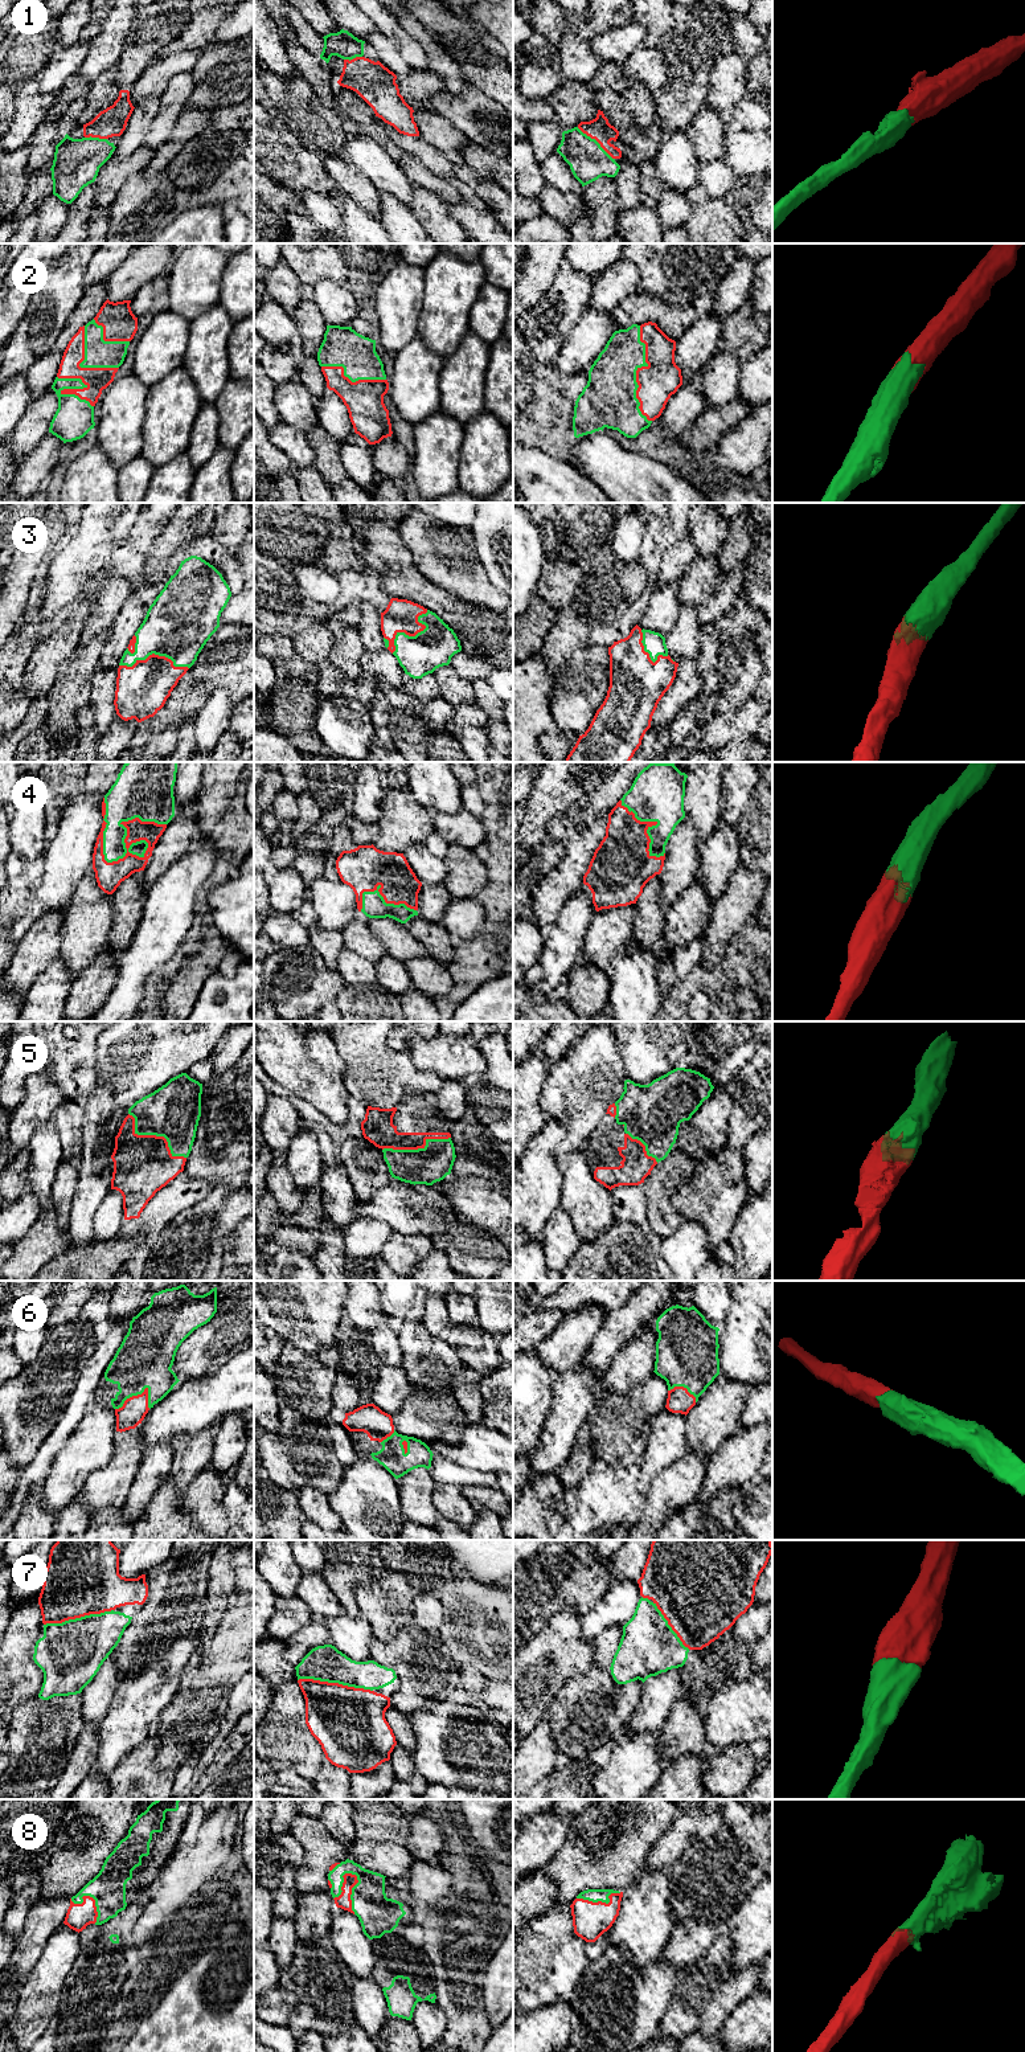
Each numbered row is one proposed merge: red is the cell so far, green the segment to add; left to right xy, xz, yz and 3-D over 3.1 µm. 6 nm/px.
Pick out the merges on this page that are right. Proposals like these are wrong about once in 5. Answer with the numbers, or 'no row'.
1, 2, 3, 4, 5, 6, 7, 8

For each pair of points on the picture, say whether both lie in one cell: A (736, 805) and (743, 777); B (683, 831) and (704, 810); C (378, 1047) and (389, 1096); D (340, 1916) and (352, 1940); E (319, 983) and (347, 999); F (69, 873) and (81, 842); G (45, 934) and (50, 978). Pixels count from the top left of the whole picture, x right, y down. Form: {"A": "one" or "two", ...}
{"A": "one", "B": "two", "C": "one", "D": "one", "E": "two", "F": "one", "G": "two"}

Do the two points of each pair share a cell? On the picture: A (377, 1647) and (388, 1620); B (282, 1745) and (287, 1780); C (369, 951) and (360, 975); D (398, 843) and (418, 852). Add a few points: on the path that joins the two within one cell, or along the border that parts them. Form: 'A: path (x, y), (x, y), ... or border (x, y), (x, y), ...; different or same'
A: border (406, 1624), (389, 1642), (381, 1642), (374, 1638); different
B: border (267, 1762), (279, 1768), (292, 1769), (311, 1781); different
C: border (344, 947), (373, 962); different
D: border (423, 843), (413, 843), (402, 852); different

